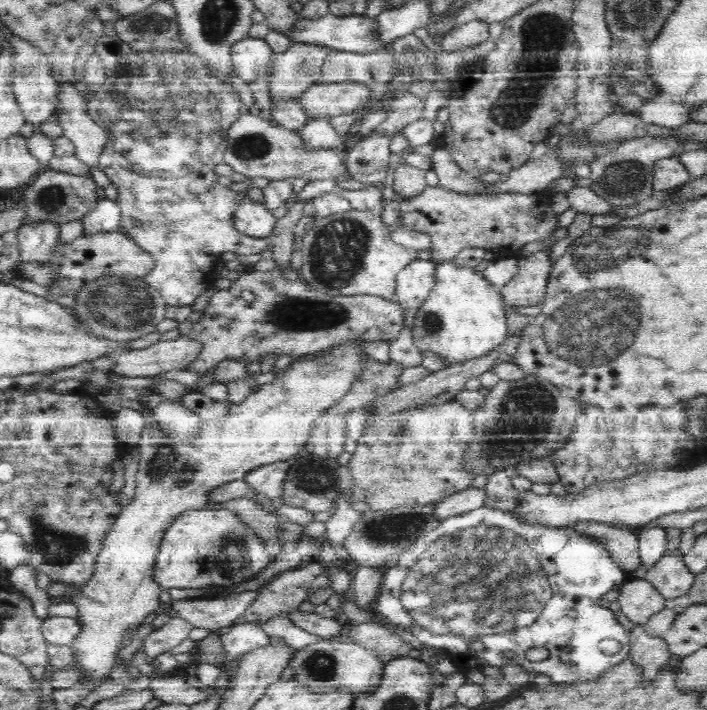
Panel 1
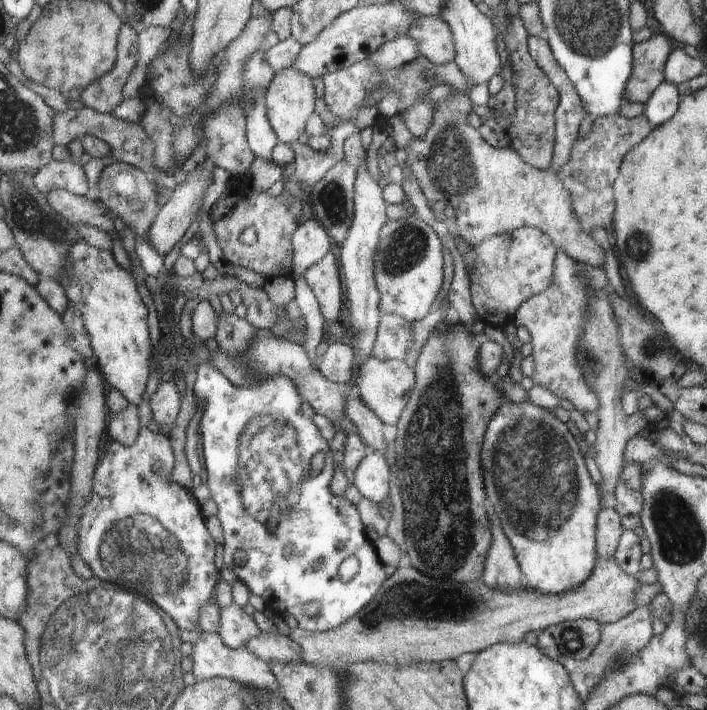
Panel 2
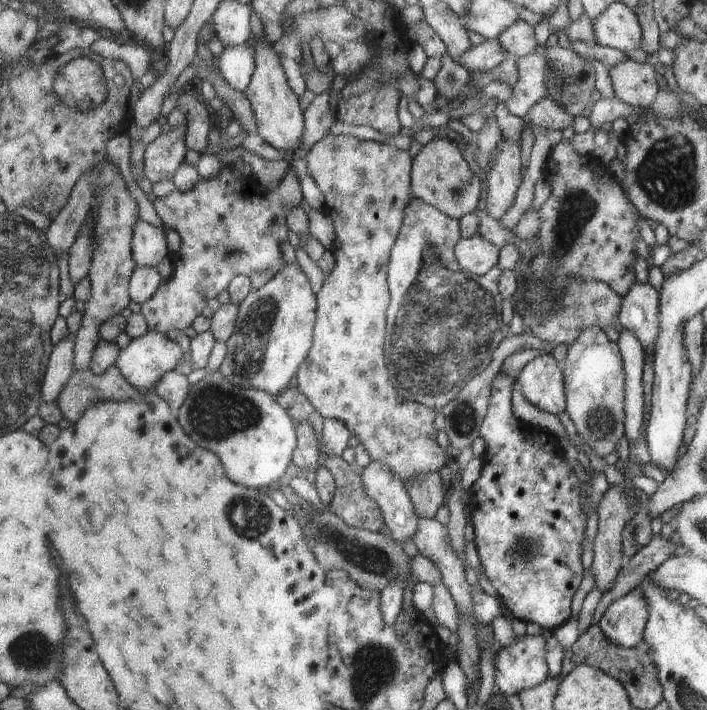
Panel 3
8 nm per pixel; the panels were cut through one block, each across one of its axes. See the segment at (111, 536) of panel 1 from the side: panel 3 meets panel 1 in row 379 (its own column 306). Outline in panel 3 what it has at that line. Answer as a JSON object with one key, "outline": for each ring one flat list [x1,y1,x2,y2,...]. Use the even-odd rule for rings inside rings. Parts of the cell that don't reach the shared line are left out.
{"outline":[[298,262,284,264,284,268,264,286,251,290,239,304,235,332,226,342,227,351,219,369,220,376,239,386,262,390,273,397,283,392,290,382,290,376,296,374,314,346,314,312,318,312,316,299,314,292,310,290,308,277]]}

